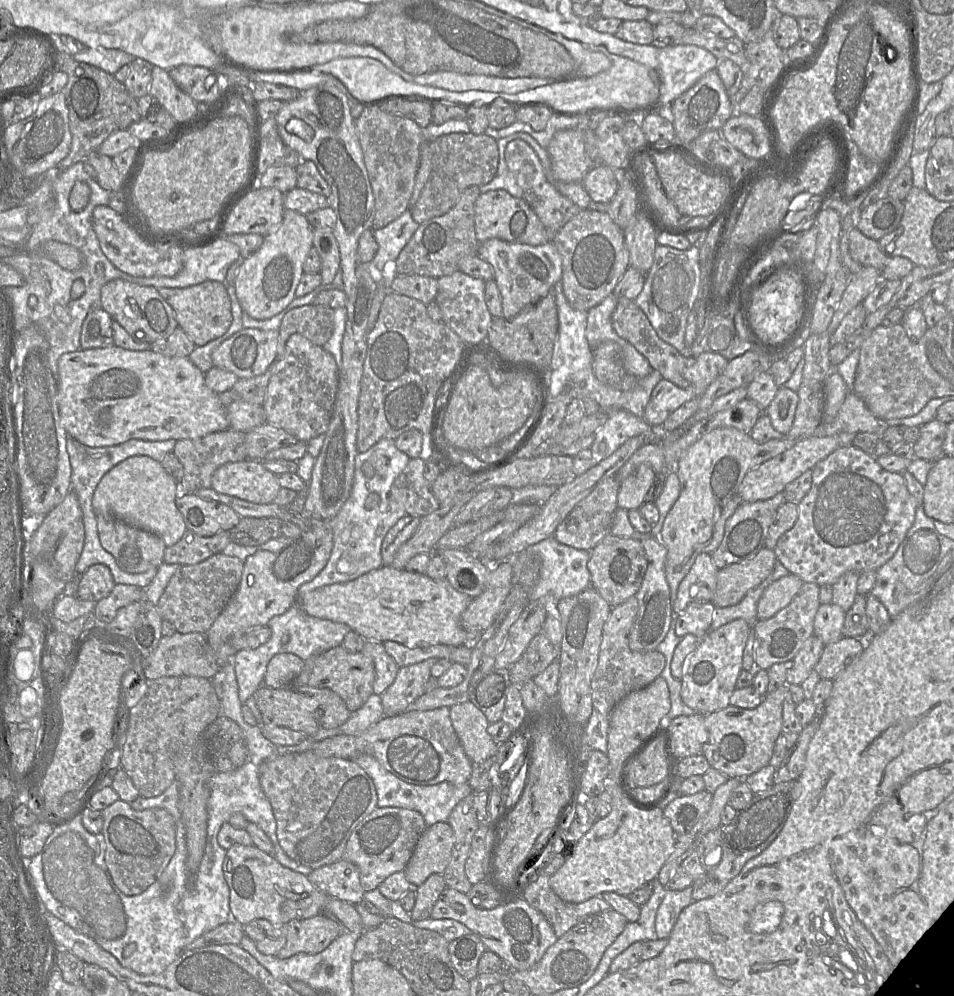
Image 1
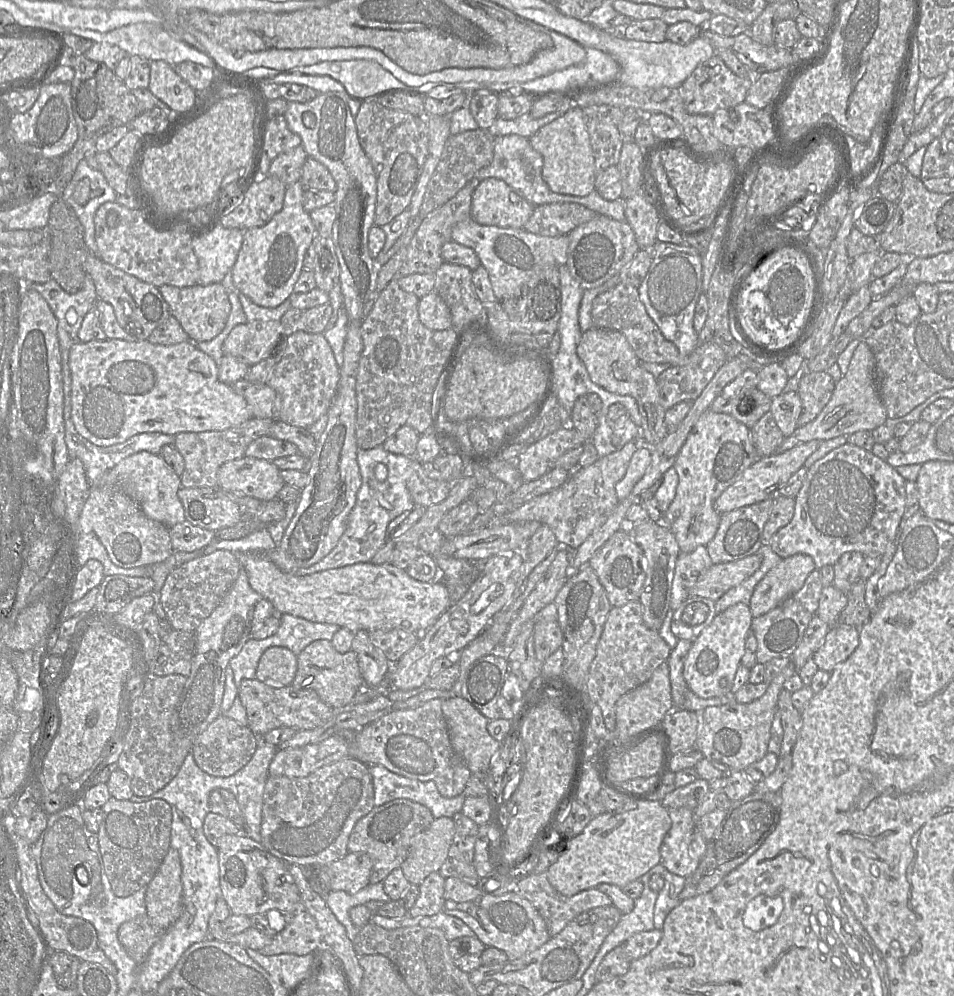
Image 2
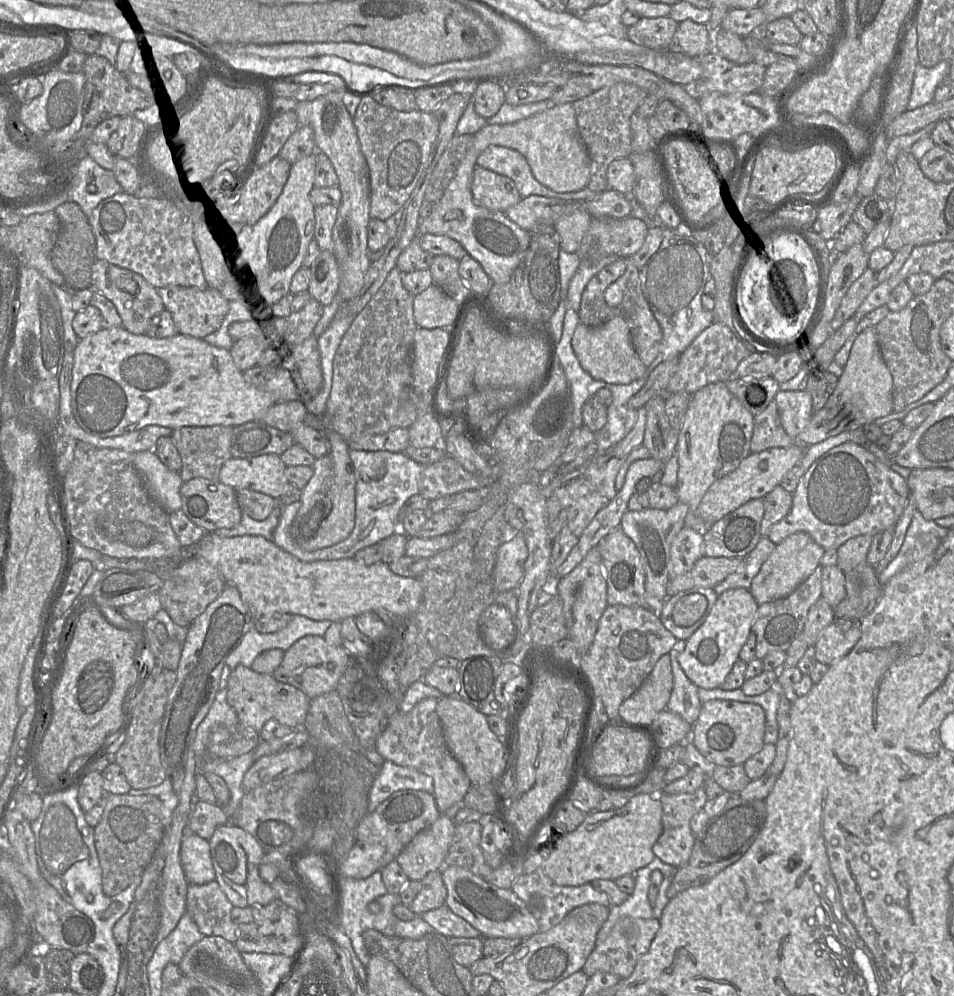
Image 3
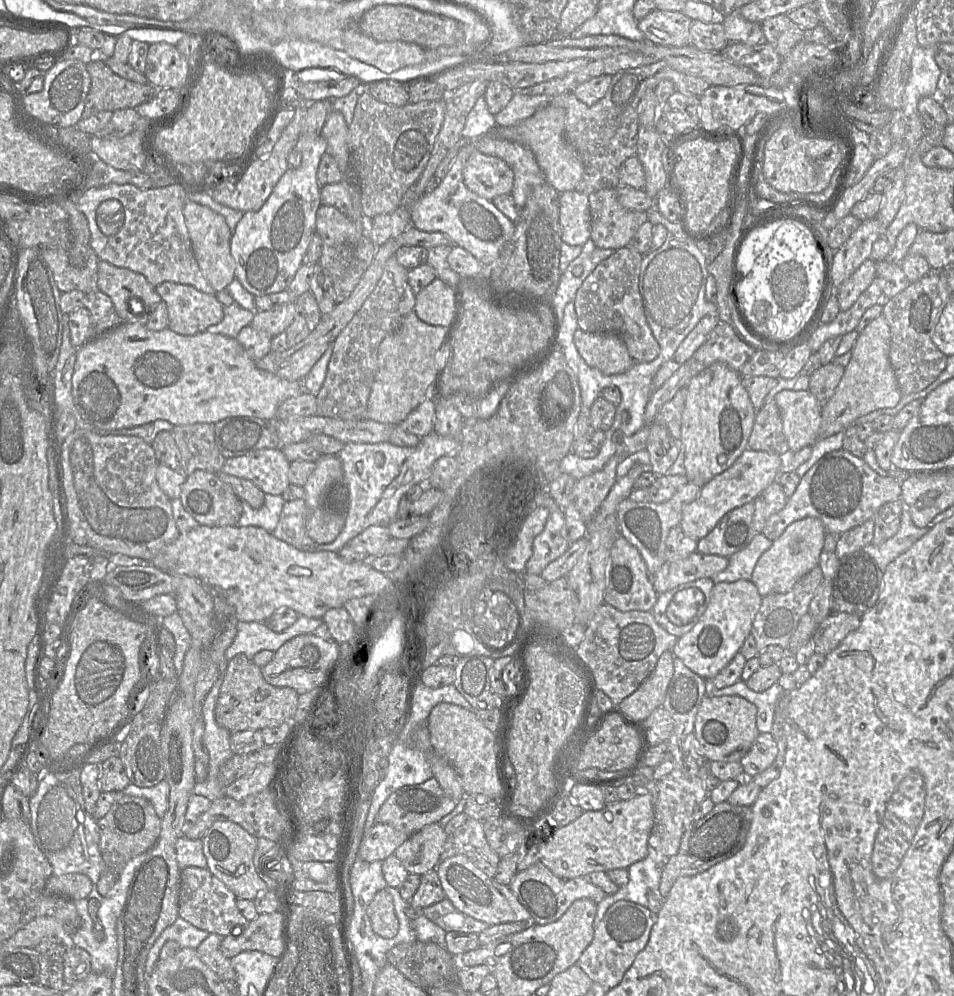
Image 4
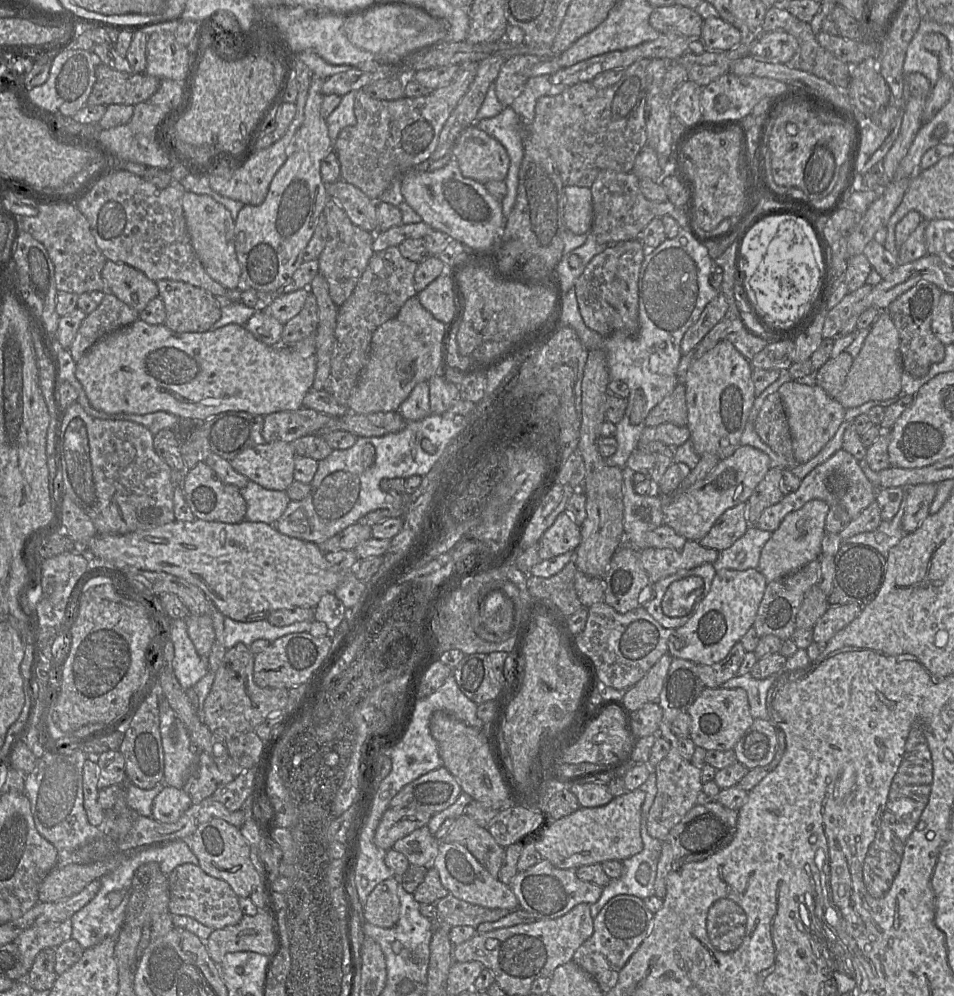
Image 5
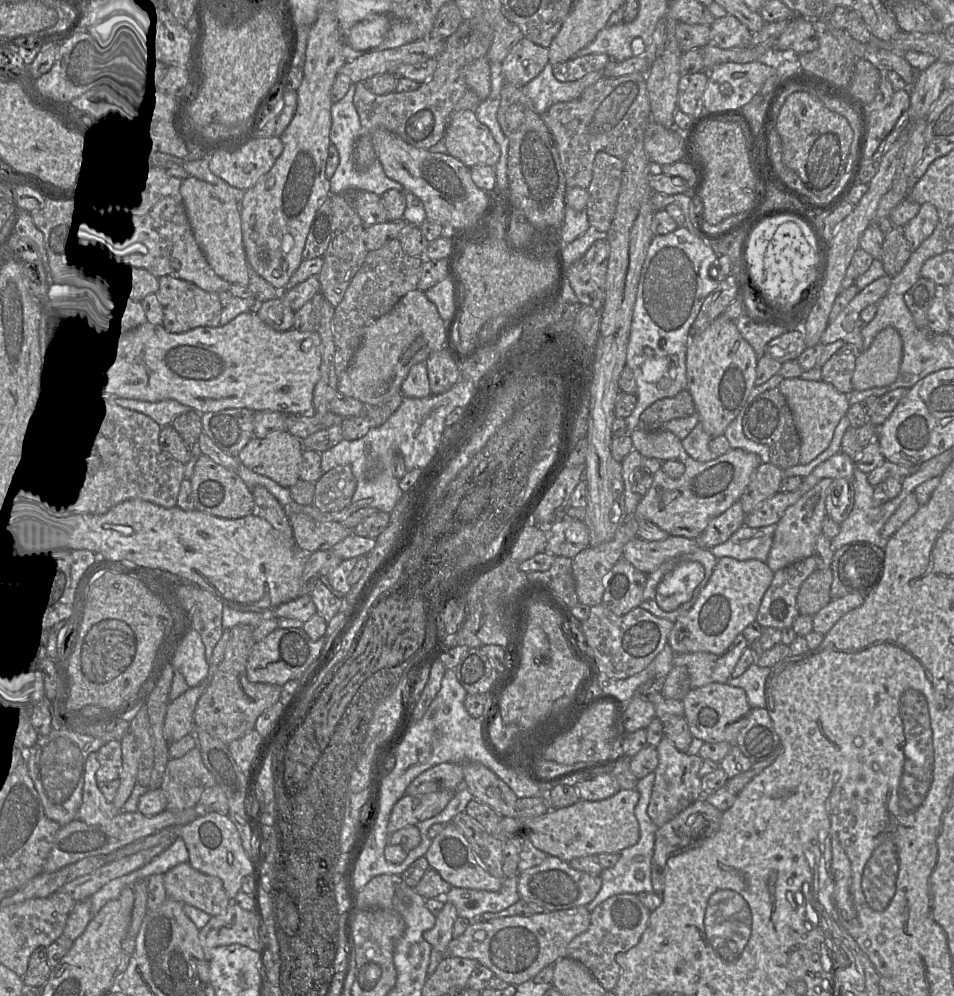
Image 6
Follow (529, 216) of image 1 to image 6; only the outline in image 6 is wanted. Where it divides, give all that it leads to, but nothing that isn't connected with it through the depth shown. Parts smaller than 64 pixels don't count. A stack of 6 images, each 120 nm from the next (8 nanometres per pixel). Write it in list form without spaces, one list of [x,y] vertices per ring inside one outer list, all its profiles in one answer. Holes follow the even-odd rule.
[[[471,110],[451,113],[444,133],[447,153],[466,167],[492,166],[499,161],[501,150],[487,126]]]

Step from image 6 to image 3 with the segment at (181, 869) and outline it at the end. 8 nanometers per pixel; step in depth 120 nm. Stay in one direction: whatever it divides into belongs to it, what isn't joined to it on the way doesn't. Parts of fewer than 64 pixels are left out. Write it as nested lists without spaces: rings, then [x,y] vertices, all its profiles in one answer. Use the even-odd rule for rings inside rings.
[[[216,880],[205,884],[190,883],[186,894],[186,913],[205,936],[220,936],[234,944],[238,940],[252,940],[256,937],[258,925],[254,922],[236,924],[231,919],[232,904]]]

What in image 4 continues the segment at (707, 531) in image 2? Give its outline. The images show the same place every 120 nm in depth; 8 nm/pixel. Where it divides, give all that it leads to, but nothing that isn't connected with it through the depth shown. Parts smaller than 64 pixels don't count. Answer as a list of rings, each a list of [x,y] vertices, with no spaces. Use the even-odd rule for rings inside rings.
[[[720,362],[713,363],[693,376],[686,388],[687,393],[681,418],[680,446],[684,450],[684,467],[688,482],[702,487],[714,476],[732,466],[748,448],[748,439],[757,411],[742,385],[742,377],[739,372]]]

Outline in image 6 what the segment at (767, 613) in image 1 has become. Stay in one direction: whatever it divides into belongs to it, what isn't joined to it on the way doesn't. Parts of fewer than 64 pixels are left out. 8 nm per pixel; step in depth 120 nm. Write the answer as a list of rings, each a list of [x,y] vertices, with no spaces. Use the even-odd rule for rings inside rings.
[[[831,478],[820,480],[796,503],[789,506],[776,524],[772,546],[766,561],[774,573],[814,554],[817,538],[822,534],[822,522],[826,517],[825,502],[832,481]]]

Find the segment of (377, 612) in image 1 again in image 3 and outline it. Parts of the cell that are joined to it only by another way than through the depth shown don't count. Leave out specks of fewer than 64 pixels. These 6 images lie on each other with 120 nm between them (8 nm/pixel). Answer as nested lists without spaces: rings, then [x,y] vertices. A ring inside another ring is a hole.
[[[207,533],[194,547],[194,558],[203,559],[217,568],[224,577],[226,586],[238,589],[254,620],[271,617],[275,613],[287,613],[316,621],[341,622],[367,611],[385,611],[399,619],[394,622],[405,627],[403,620],[416,613],[422,600],[423,587],[418,578],[399,576],[382,561],[372,565],[365,565],[354,558],[303,562],[262,536],[222,537]]]

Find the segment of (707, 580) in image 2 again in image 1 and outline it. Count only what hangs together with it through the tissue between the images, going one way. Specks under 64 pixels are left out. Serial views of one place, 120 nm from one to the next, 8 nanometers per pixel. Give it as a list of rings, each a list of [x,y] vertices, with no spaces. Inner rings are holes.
[[[764,547],[752,558],[719,569],[716,593],[712,603],[716,607],[738,604],[750,590],[760,585],[773,572],[776,561],[777,557],[774,550]]]

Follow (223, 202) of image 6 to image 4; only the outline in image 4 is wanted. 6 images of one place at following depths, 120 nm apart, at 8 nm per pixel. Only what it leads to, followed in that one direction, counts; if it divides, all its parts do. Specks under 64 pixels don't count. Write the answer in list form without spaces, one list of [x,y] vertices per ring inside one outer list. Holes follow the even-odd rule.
[[[187,196],[183,215],[191,248],[203,276],[216,292],[227,290],[229,284],[235,279],[235,261],[230,251],[232,233],[225,218],[207,206],[187,201]]]

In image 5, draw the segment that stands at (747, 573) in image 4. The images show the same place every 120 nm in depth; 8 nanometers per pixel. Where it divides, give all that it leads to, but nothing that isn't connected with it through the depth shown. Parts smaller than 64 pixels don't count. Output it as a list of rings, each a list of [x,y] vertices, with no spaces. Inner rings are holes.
[[[749,525],[744,535],[737,539],[731,547],[719,552],[717,560],[713,563],[715,570],[758,569],[761,551],[771,535],[770,531]]]

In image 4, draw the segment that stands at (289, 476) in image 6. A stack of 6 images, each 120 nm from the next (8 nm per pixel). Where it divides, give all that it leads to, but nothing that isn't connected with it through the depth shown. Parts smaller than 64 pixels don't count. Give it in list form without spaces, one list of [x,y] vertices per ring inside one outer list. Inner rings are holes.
[[[263,448],[227,458],[221,471],[251,481],[265,494],[282,495],[290,484],[290,463],[280,448]]]

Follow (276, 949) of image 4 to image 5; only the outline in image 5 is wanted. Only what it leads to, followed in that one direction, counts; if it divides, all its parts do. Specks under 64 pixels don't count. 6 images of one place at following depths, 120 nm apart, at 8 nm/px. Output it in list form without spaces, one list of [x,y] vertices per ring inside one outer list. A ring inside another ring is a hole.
[[[259,909],[255,915],[243,915],[235,925],[213,929],[205,946],[217,965],[229,952],[252,951],[269,956],[276,948],[271,915],[266,909]]]

